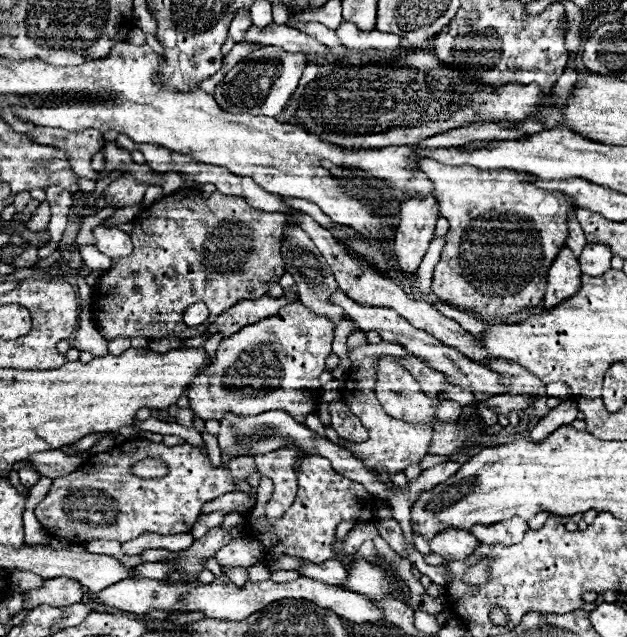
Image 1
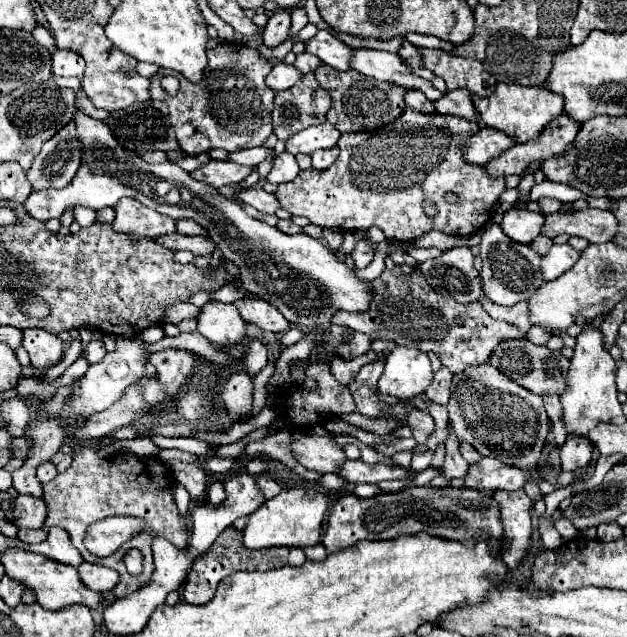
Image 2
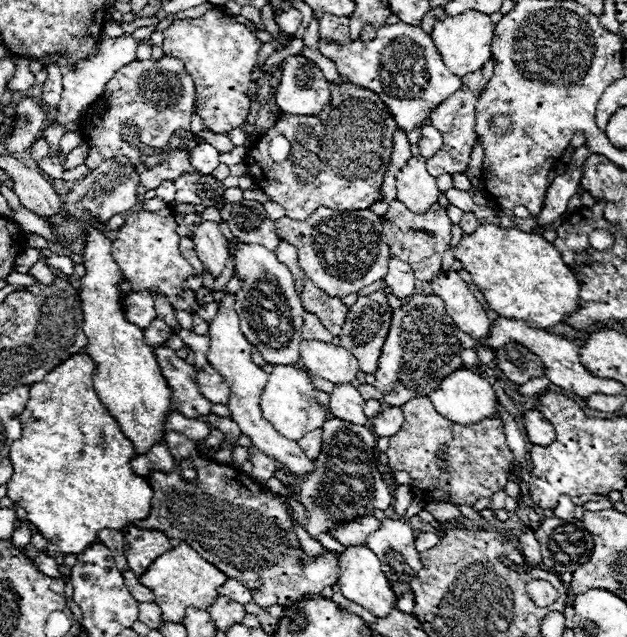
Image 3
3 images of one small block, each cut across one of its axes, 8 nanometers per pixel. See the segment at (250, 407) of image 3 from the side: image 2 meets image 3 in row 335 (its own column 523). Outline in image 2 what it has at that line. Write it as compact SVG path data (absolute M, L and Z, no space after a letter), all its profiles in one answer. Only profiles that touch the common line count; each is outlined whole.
M510 208L504 212L500 228L510 236L514 242L530 244L544 226L544 214L542 212L530 212L526 208Z

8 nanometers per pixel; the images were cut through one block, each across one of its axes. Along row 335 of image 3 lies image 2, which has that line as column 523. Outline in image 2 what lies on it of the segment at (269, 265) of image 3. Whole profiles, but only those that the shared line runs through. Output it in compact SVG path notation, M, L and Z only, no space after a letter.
M488 222L480 230L482 242L480 242L480 254L482 254L482 290L488 300L500 306L514 306L522 300L530 300L532 294L544 284L542 272L540 272L540 260L542 256L534 250L532 244L520 244L508 238L502 228L496 222Z

